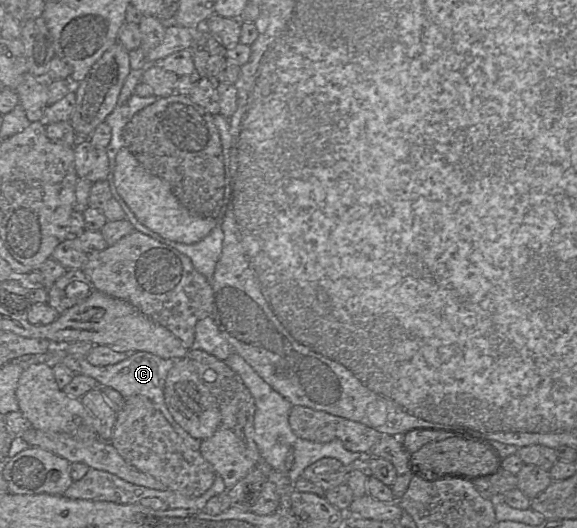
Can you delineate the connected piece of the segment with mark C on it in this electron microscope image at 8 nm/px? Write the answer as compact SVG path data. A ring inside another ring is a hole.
M138 351L127 359L107 366L94 366L90 364L86 356L72 356L81 367L81 374L92 377L98 382L98 387L106 386L118 391L125 399L131 396L142 395L151 400L154 406L163 414L173 427L174 431L181 437L183 442L192 450L199 451L201 440L190 436L172 417L164 401L164 384L169 370L180 359L163 359L154 354Z

